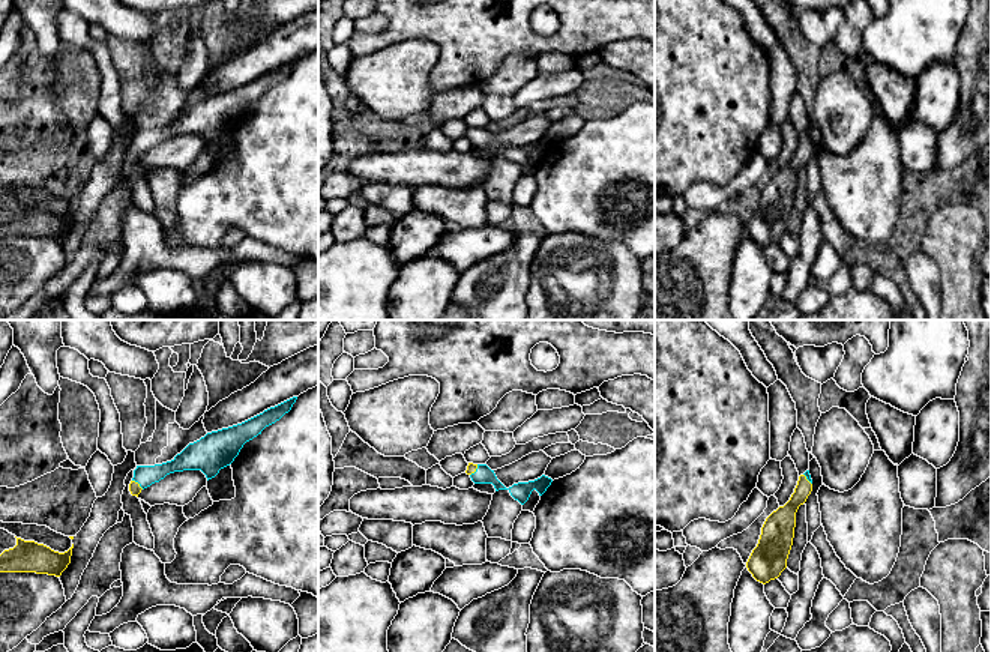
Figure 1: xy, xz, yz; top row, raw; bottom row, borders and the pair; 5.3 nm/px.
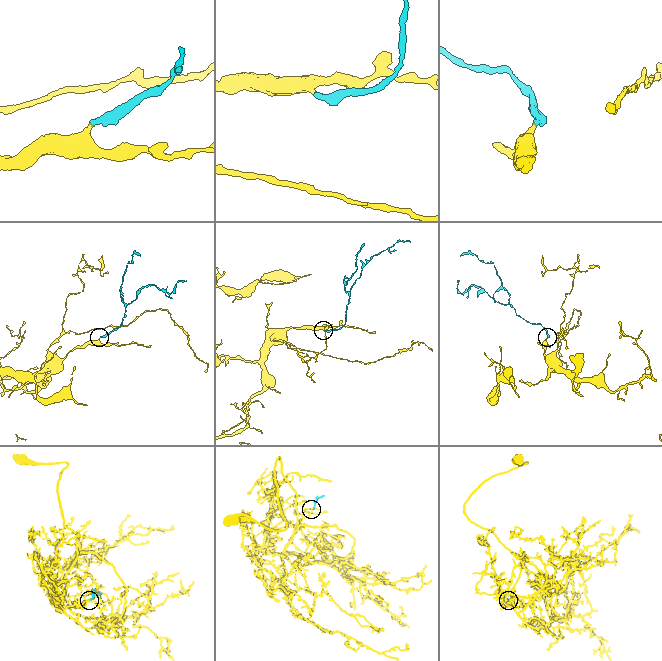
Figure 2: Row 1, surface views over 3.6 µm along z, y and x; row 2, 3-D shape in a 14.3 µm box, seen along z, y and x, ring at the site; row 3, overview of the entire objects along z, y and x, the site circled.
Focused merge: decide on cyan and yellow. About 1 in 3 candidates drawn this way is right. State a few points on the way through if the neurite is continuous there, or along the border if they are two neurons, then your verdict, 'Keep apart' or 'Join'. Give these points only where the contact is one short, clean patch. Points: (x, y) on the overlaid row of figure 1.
Path across: xy (144, 475), (138, 482), (134, 487). Join

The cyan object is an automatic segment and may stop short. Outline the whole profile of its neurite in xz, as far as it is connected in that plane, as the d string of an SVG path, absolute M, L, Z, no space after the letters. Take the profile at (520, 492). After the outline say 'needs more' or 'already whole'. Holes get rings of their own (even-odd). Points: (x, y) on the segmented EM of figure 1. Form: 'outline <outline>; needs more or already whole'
outline M468 463L465 473L471 478L474 484L492 484L496 491L508 490L511 496L521 505L524 505L529 500L533 490L536 490L539 496L542 496L553 482L551 478L542 475L535 481L518 482L506 488L497 479L494 470L491 470L486 464L473 464L473 463Z; needs more

